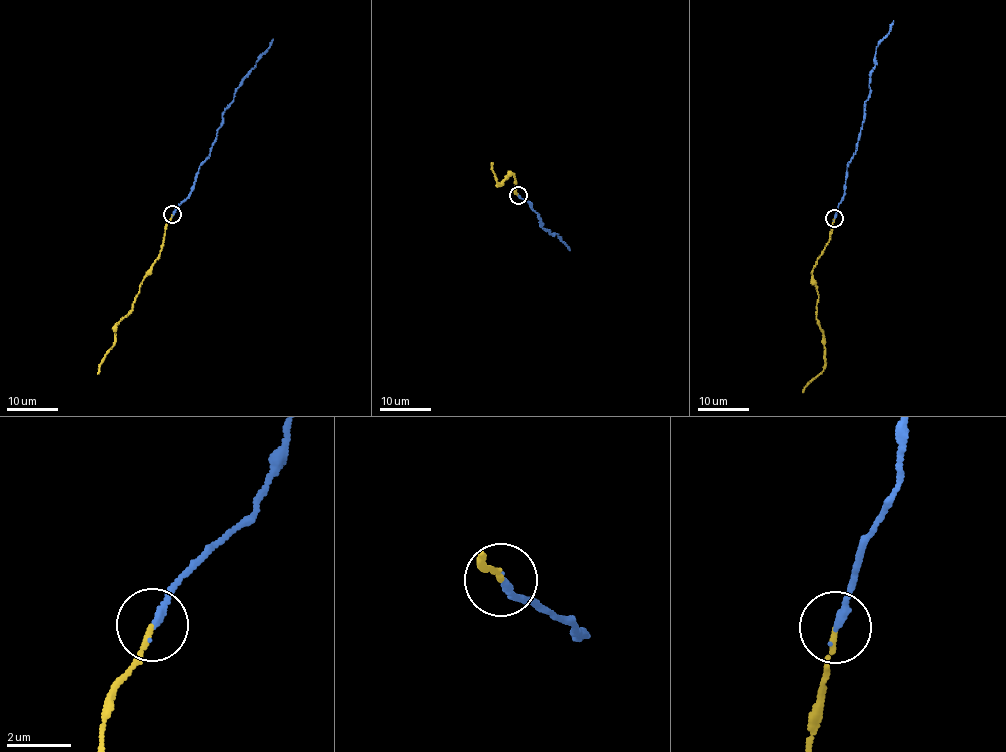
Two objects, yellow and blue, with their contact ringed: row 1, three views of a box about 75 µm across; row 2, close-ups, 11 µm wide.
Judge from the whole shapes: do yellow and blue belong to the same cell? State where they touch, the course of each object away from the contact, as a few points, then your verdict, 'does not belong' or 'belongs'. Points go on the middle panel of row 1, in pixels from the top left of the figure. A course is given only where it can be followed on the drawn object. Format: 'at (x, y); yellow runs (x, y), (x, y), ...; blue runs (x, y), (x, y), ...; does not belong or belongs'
at (518, 195); yellow runs (518, 195), (515, 192), (514, 175), (511, 172), (499, 185), (503, 184), (498, 183), (491, 162); blue runs (518, 195), (538, 214), (542, 224), (539, 225), (553, 235), (558, 235), (570, 250); belongs

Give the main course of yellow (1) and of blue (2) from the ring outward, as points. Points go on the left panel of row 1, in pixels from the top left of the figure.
1: (173, 214), (166, 226), (159, 257), (140, 285), (131, 311), (116, 326), (114, 345), (99, 366), (98, 374)
2: (173, 214), (188, 195), (199, 166), (209, 156), (222, 113), (233, 100), (240, 82), (273, 39)

